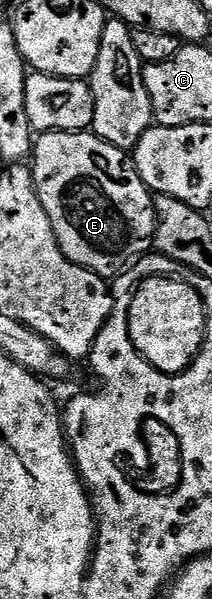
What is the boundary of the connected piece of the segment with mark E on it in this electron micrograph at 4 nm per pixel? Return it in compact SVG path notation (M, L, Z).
M90 130L85 131L44 131L34 140L33 143L33 174L35 177L35 188L37 197L41 197L41 205L45 213L49 213L49 221L55 230L55 236L59 238L61 249L69 261L89 269L93 273L104 277L122 275L136 260L142 258L152 250L155 241L155 201L153 193L141 181L137 173L132 156L126 151L109 145L103 139L98 139Z

